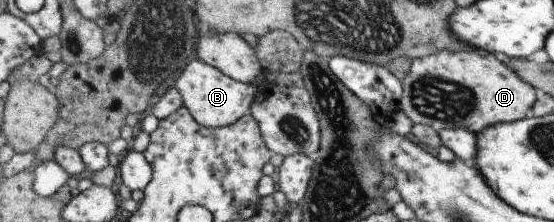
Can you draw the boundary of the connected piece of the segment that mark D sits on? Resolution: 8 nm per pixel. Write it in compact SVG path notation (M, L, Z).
M439 51L431 57L414 59L409 75L403 82L402 109L411 117L415 124L429 124L438 132L449 128L459 128L472 131L479 135L491 125L511 123L530 115L531 109L537 103L538 90L521 79L505 60L501 61L496 54L481 51Z

